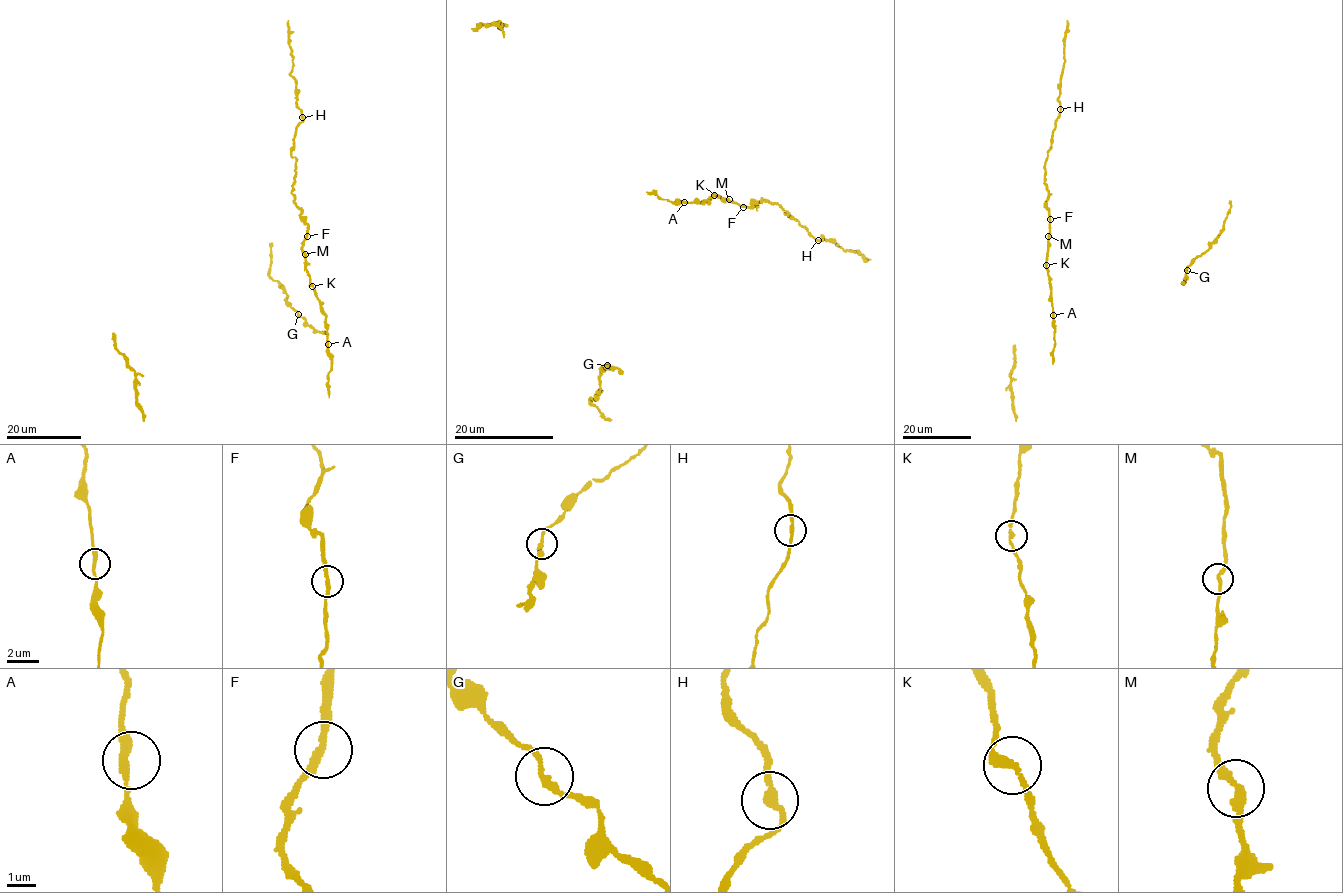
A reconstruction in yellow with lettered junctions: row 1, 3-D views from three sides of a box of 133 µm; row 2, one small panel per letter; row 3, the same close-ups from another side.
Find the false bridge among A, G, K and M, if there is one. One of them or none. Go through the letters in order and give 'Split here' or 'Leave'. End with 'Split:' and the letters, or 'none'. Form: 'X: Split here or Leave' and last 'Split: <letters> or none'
A: Leave
G: Leave
K: Leave
M: Leave
Split: none

